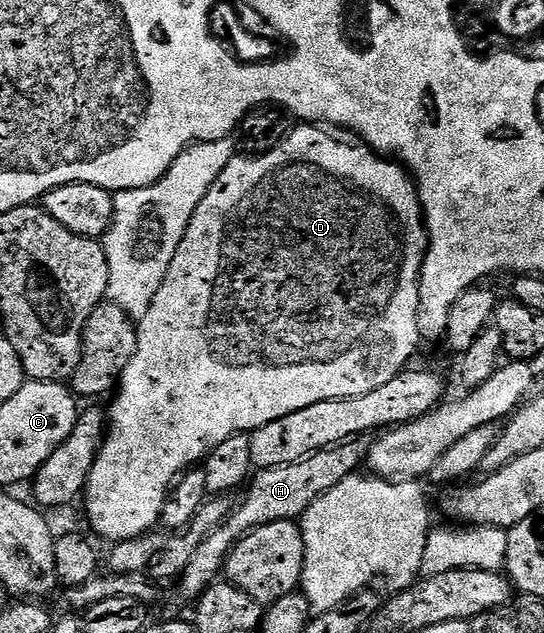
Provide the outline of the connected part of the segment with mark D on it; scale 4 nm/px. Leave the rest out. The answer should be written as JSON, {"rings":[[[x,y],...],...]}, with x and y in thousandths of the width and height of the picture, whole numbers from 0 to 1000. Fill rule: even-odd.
{"rings":[[[548,196],[548,201],[542,197],[529,216],[513,231],[494,237],[491,243],[434,246],[428,250],[412,265],[412,272],[404,272],[397,291],[390,291],[390,297],[382,297],[382,310],[375,310],[375,316],[368,316],[368,329],[360,329],[360,335],[346,354],[346,367],[338,373],[331,392],[324,392],[324,404],[316,404],[316,417],[309,423],[301,449],[294,449],[294,455],[287,461],[272,493],[252,510],[250,556],[243,562],[235,581],[228,581],[222,599],[215,605],[213,624],[217,622],[217,630],[211,632],[210,643],[200,643],[199,648],[195,690],[188,694],[188,706],[180,709],[180,719],[169,733],[169,746],[158,760],[154,776],[158,818],[165,823],[167,834],[184,848],[197,850],[197,858],[233,856],[243,850],[256,850],[259,844],[278,842],[292,829],[298,804],[301,803],[301,790],[324,757],[344,747],[351,739],[362,738],[357,735],[364,728],[366,735],[395,708],[404,701],[412,701],[412,695],[419,695],[436,686],[460,686],[478,678],[485,670],[500,670],[500,664],[515,664],[515,657],[537,657],[537,651],[551,651],[551,645],[574,645],[574,638],[588,638],[603,632],[625,632],[627,629],[660,629],[676,619],[691,619],[691,613],[706,613],[706,607],[713,607],[713,600],[721,600],[756,577],[754,564],[767,556],[768,545],[772,545],[768,513],[765,512],[765,499],[768,498],[768,445],[776,439],[776,412],[783,409],[783,397],[787,393],[783,346],[776,336],[774,311],[765,310],[765,294],[744,262],[722,253],[711,253],[704,245],[682,237],[671,227],[649,231],[643,224],[627,224],[625,220],[612,218],[605,210],[612,212],[605,204],[594,202],[585,196]]]}

